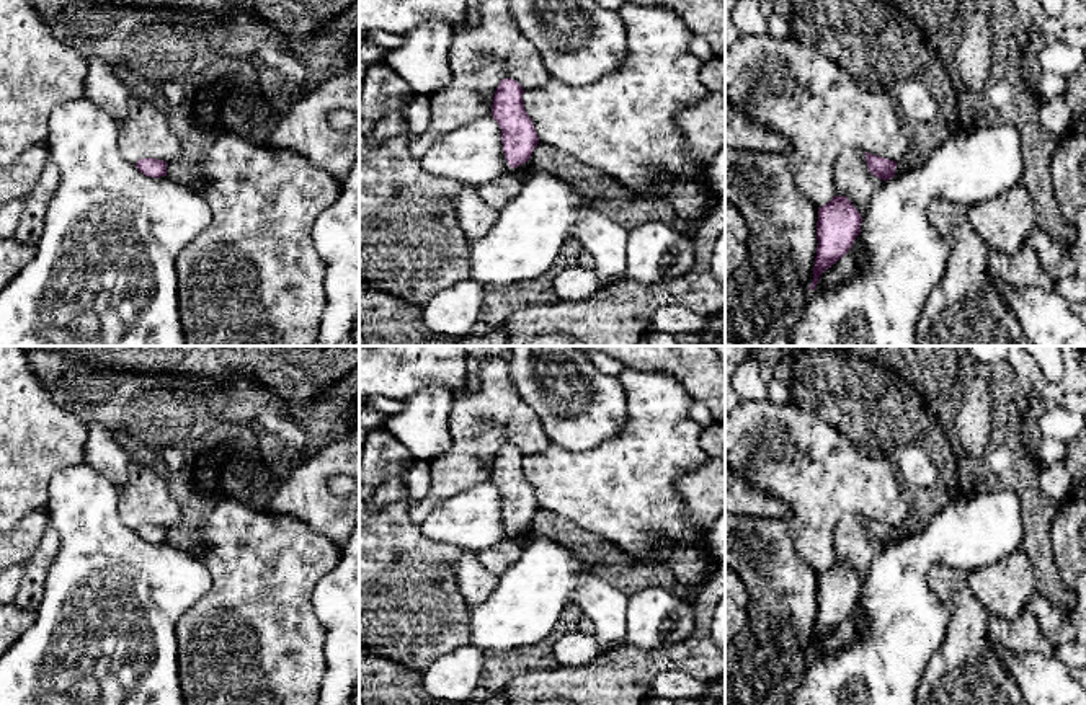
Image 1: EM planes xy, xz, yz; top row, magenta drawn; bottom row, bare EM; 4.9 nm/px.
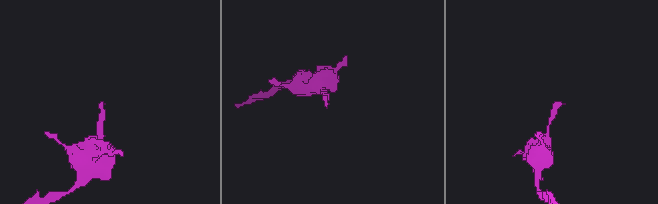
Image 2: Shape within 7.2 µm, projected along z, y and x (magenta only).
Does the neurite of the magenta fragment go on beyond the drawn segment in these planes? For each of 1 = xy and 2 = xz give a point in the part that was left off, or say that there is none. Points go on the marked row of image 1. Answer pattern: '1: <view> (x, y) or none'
1: none
2: none

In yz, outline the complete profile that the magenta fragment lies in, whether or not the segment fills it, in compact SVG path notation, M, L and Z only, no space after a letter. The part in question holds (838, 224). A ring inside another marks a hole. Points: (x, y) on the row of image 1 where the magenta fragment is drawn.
M835 196L828 204L818 207L817 222L817 258L810 290L818 284L823 271L841 259L861 233L862 217L846 196Z

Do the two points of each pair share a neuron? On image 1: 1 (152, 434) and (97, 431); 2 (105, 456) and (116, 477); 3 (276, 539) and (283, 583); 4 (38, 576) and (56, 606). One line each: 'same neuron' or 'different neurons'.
1: different neurons
2: same neuron
3: same neuron
4: different neurons

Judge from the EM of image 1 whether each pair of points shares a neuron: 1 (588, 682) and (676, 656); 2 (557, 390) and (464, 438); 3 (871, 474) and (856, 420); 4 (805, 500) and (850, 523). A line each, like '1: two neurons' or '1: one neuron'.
1: one neuron
2: two neurons
3: two neurons
4: two neurons

